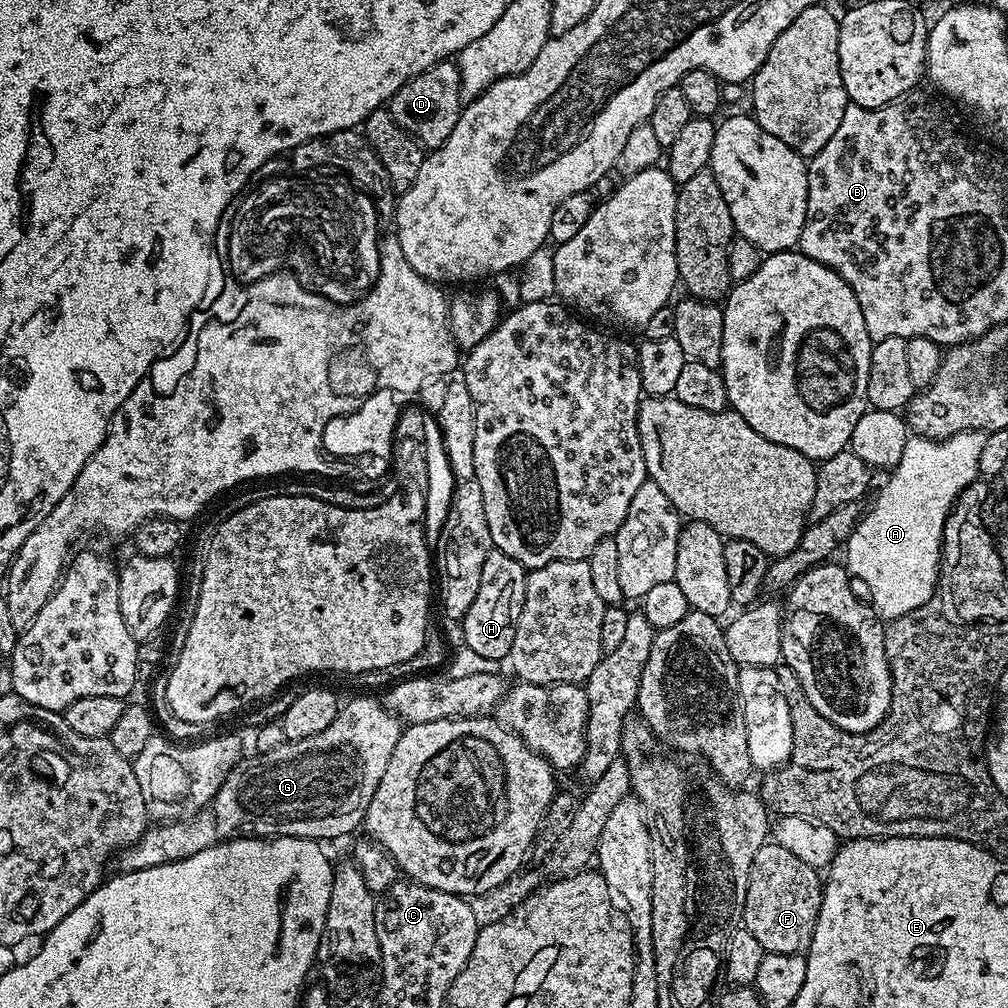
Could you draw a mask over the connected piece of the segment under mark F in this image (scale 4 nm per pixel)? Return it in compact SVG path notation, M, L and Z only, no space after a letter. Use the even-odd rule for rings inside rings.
M766 842L754 854L754 862L750 866L746 898L742 909L742 924L754 938L764 947L765 953L777 952L794 956L803 953L812 940L812 931L816 928L816 915L820 912L822 899L822 876L817 869L812 868L802 858L794 858L790 850L781 844Z

